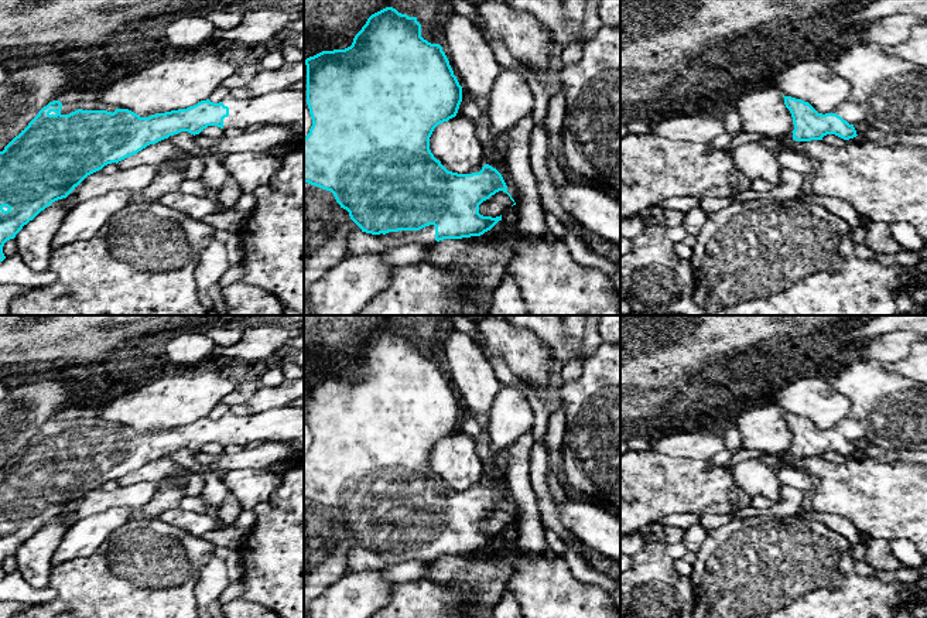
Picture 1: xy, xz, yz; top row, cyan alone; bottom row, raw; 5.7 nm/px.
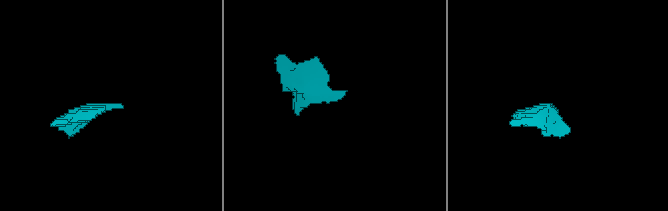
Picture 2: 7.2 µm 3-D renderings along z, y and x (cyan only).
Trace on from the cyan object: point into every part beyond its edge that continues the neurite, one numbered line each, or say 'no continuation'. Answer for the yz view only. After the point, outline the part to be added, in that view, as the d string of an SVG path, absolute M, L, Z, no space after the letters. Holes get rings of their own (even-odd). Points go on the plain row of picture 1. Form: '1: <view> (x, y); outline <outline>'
no continuation

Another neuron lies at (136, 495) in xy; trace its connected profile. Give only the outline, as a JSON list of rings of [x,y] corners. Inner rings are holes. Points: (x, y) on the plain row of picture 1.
[[[148,481],[119,486],[114,491],[105,491],[99,486],[75,503],[65,515],[65,523],[71,527],[81,519],[120,506],[130,508],[134,513],[138,513],[154,496],[155,489],[157,482]]]

